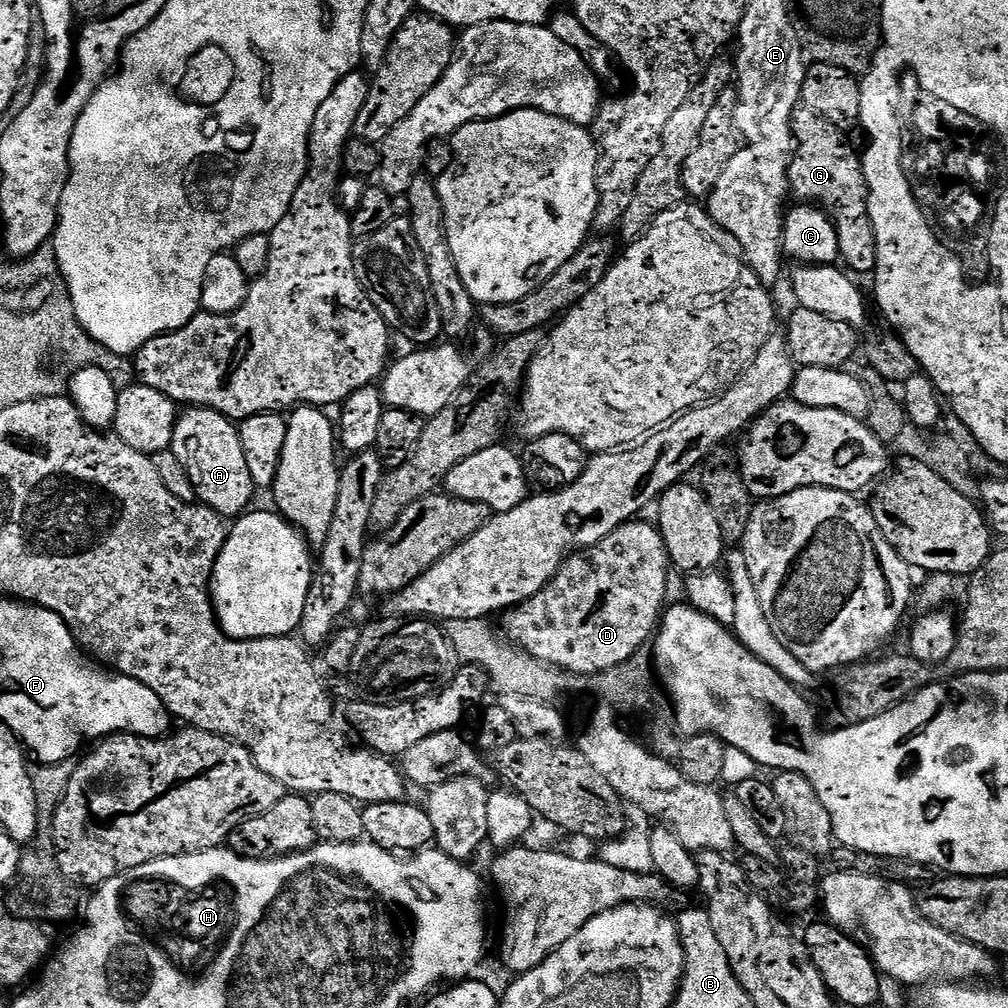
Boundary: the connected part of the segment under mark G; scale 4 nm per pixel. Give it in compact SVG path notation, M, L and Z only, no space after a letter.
M797 107L796 111L792 113L794 151L788 166L788 187L791 195L797 196L795 198L797 201L819 206L828 213L838 234L840 260L848 263L847 267L853 273L868 272L868 274L872 274L876 270L876 239L874 238L874 226L870 222L868 213L868 183L864 177L861 153L855 152L848 145L848 140L844 136L847 135L841 129L826 122L822 117L815 116L808 108Z

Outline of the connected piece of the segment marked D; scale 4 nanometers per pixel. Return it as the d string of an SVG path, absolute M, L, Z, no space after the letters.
M633 518L626 524L618 525L606 538L602 538L602 542L598 542L589 548L581 548L573 551L565 559L564 563L561 564L560 569L552 575L551 582L541 592L534 594L534 598L518 604L514 608L507 609L502 616L502 619L504 619L504 628L502 627L503 635L515 647L520 648L524 652L528 652L534 659L540 660L543 664L547 664L557 670L563 670L569 674L585 677L595 676L598 672L610 670L622 662L631 660L633 656L637 655L643 649L640 647L647 640L649 643L653 639L654 633L661 623L662 613L666 608L664 599L668 596L668 568L670 569L668 551L666 550L666 542L662 538L659 527L655 523L647 524L644 518Z

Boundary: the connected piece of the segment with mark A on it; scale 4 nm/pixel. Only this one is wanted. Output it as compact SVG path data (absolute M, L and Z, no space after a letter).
M185 407L176 417L170 451L182 462L182 470L190 474L199 503L225 518L239 518L249 511L248 503L258 489L246 467L246 454L242 454L239 427L227 416L209 408Z

